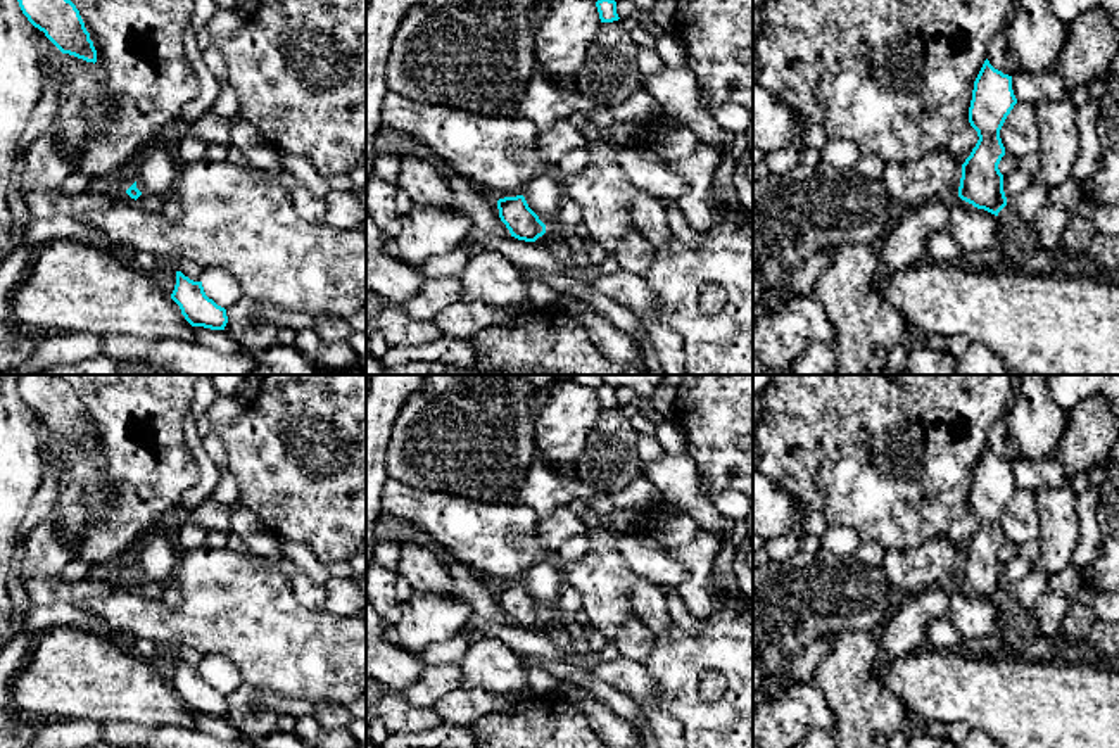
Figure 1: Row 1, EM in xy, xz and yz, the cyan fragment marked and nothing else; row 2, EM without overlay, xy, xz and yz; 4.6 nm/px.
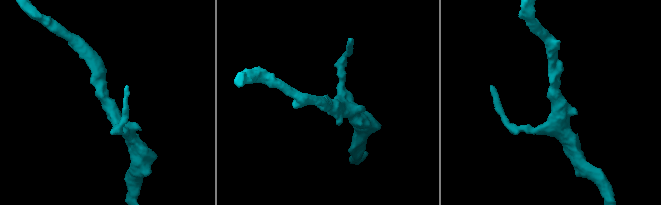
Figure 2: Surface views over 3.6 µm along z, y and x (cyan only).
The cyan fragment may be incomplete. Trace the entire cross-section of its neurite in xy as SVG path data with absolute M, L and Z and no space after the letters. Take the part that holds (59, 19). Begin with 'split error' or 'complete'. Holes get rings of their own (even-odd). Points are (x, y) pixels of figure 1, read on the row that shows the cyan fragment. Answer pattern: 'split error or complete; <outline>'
complete; M17 0L28 21L62 52L97 62L97 50L90 33L71 0Z

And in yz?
complete; M986 59L974 81L972 100L969 107L969 123L977 131L979 140L970 155L962 164L958 197L995 216L998 216L998 212L1007 206L1003 174L998 169L1000 161L1005 155L1000 130L1015 104L1017 98L1012 90L1012 76L995 69Z

